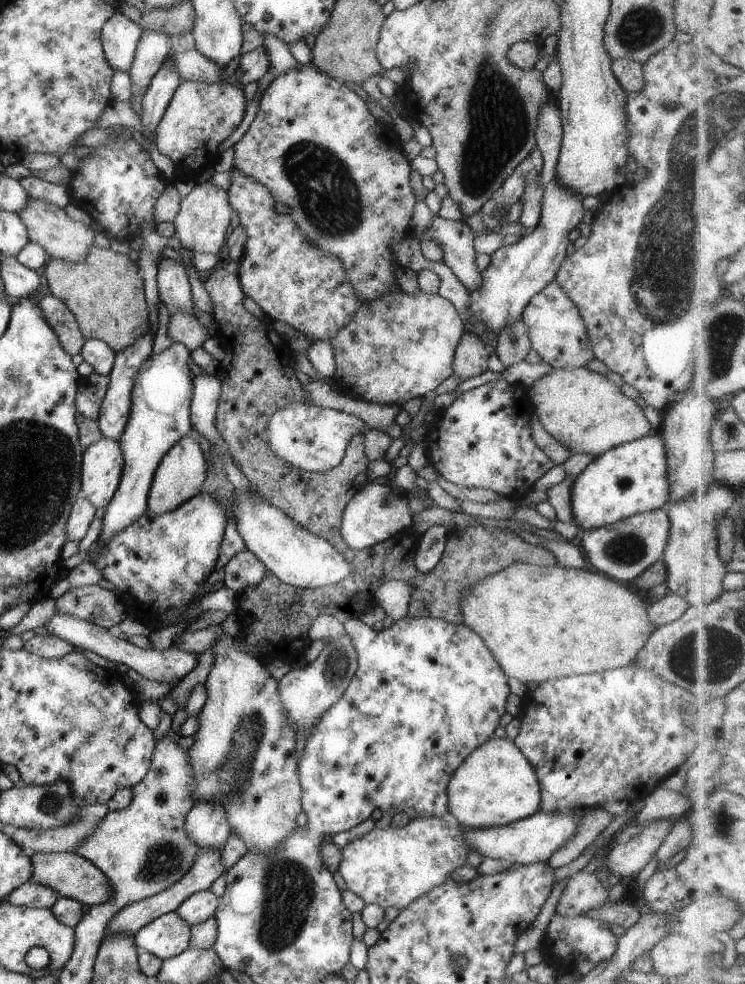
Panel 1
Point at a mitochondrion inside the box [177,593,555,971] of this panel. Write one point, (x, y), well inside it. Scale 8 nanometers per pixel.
(289, 888)

